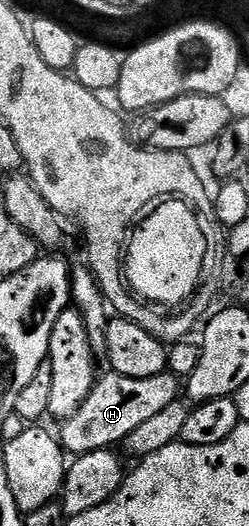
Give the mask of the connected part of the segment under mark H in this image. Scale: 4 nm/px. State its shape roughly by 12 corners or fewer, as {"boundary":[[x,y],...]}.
{"boundary":[[106,373],[61,424],[71,456],[121,444],[180,399],[178,376]]}

